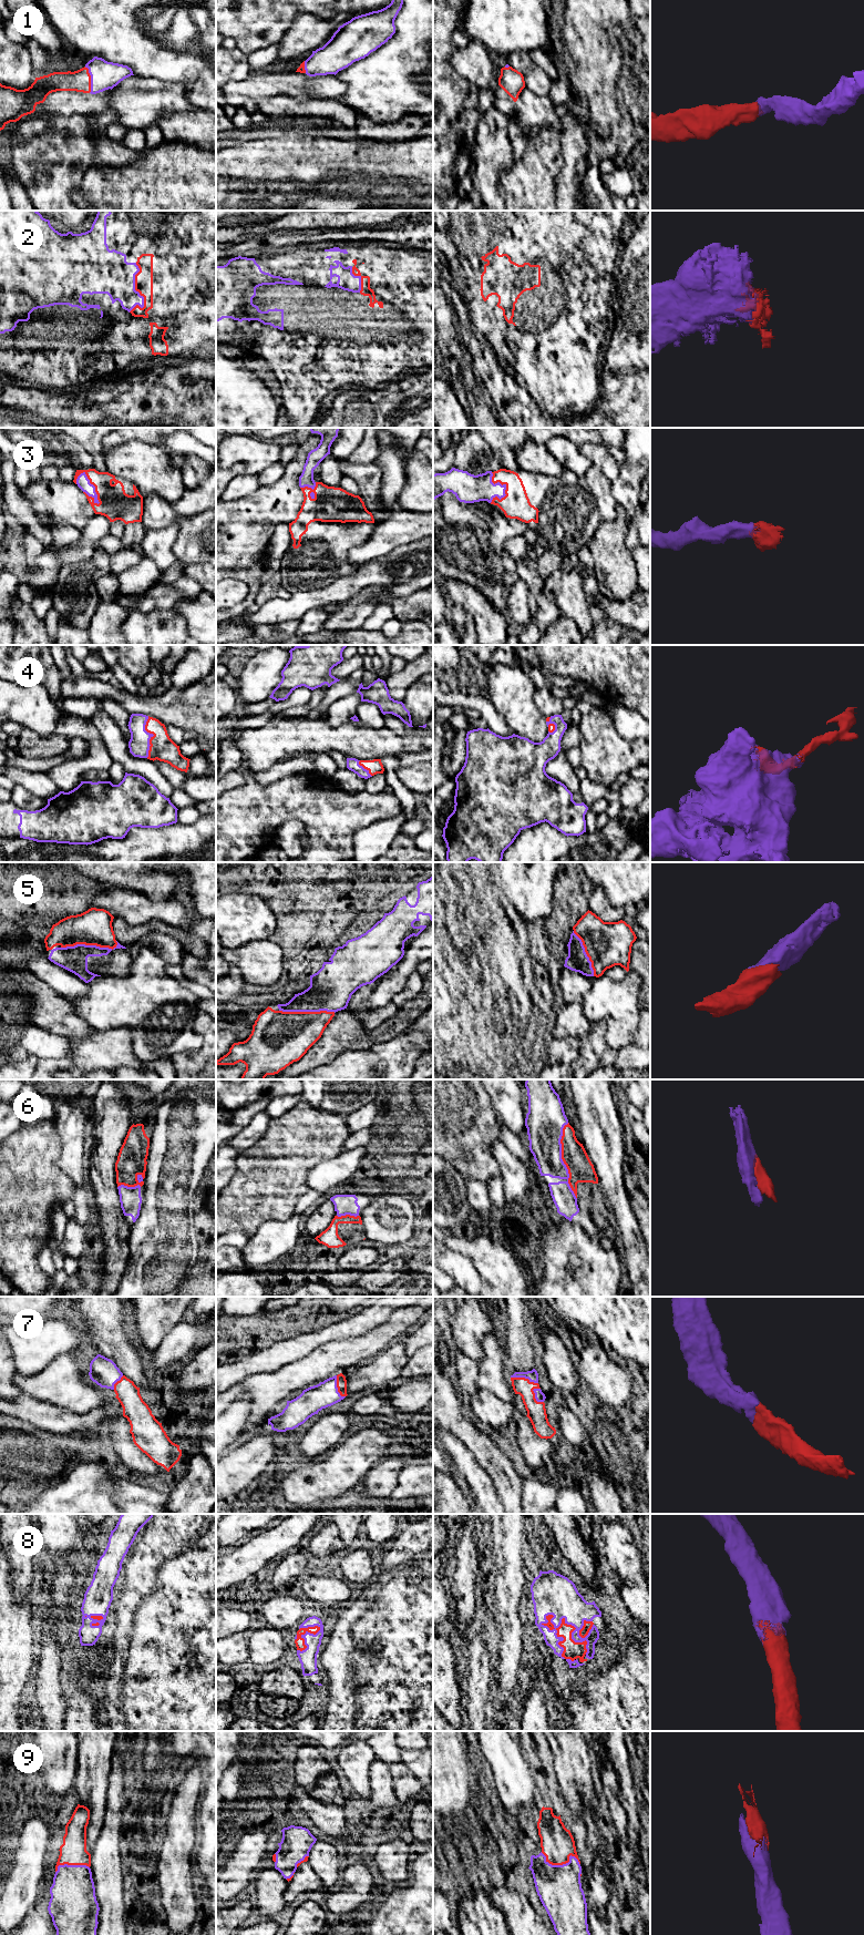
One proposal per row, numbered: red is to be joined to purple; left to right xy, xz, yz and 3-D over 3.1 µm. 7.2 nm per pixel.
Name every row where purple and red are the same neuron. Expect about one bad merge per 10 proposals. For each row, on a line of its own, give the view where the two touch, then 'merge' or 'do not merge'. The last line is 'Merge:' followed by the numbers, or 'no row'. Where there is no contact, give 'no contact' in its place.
1: contact in xy; merge
2: contact in xy; merge
3: contact in xy; merge
4: contact in xy; merge
5: contact in xy; merge
6: contact in yz; merge
7: contact in yz; merge
8: contact in yz; merge
9: contact in yz; merge
Merge: 1, 2, 3, 4, 5, 6, 7, 8, 9

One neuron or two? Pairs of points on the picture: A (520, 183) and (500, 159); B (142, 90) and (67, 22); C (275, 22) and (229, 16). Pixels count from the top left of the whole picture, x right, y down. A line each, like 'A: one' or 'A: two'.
A: two
B: two
C: one

